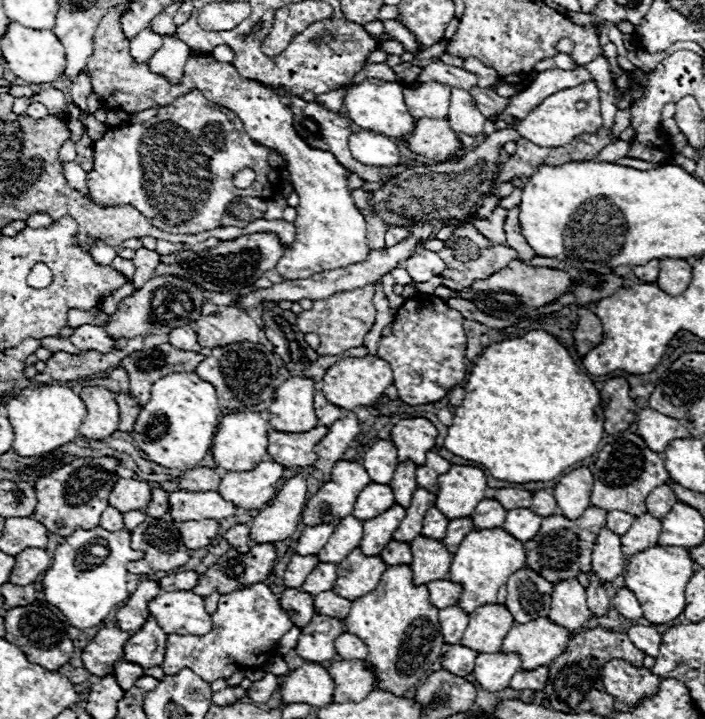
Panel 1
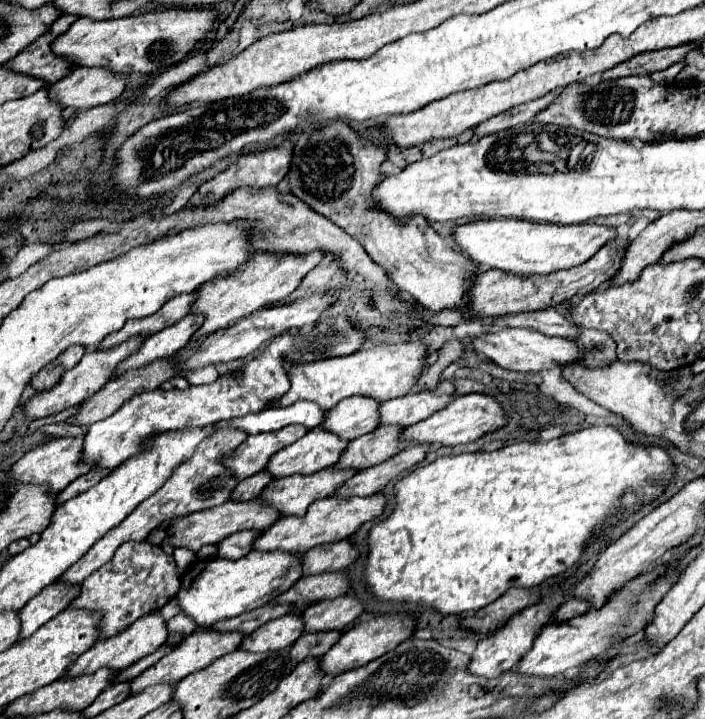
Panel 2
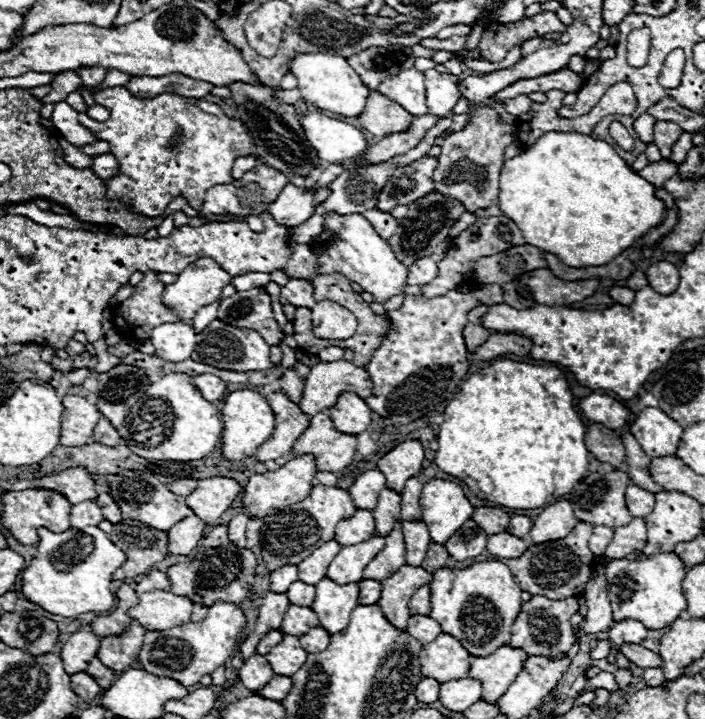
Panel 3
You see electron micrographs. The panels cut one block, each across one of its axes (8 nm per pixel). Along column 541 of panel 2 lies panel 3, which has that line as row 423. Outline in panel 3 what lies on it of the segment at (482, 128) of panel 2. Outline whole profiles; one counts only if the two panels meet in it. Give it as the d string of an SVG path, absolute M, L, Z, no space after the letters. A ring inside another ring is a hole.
M102 416L94 428L94 442L106 444L106 446L116 446L120 444L120 434L116 428L112 428L112 424Z

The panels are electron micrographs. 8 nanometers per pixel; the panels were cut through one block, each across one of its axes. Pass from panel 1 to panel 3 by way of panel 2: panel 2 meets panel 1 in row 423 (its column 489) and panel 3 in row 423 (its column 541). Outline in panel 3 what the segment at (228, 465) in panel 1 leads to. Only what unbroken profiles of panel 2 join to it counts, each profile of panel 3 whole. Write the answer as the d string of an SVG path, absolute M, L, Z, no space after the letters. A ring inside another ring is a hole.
M236 390L230 392L224 398L222 406L222 422L224 422L224 434L222 434L222 454L226 460L240 462L256 454L258 446L266 442L274 432L274 412L268 406L266 398L254 390Z

